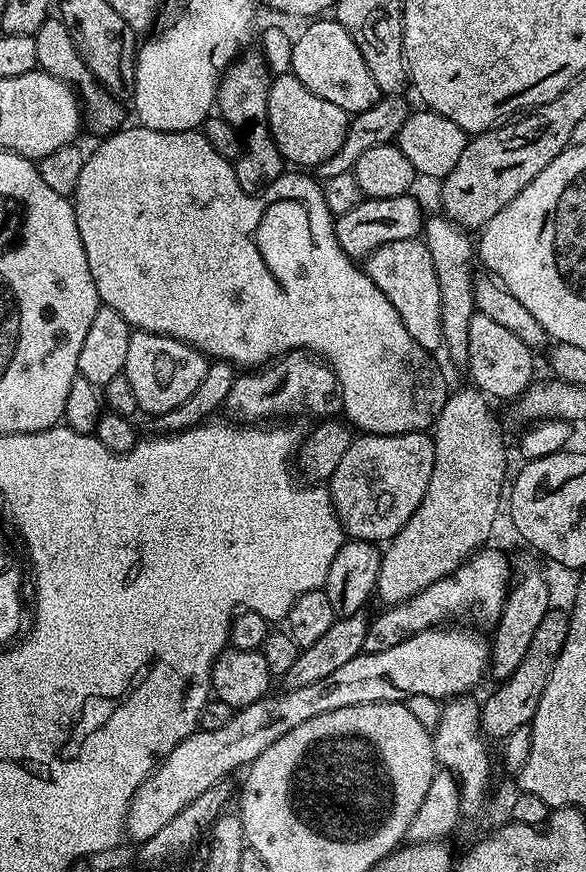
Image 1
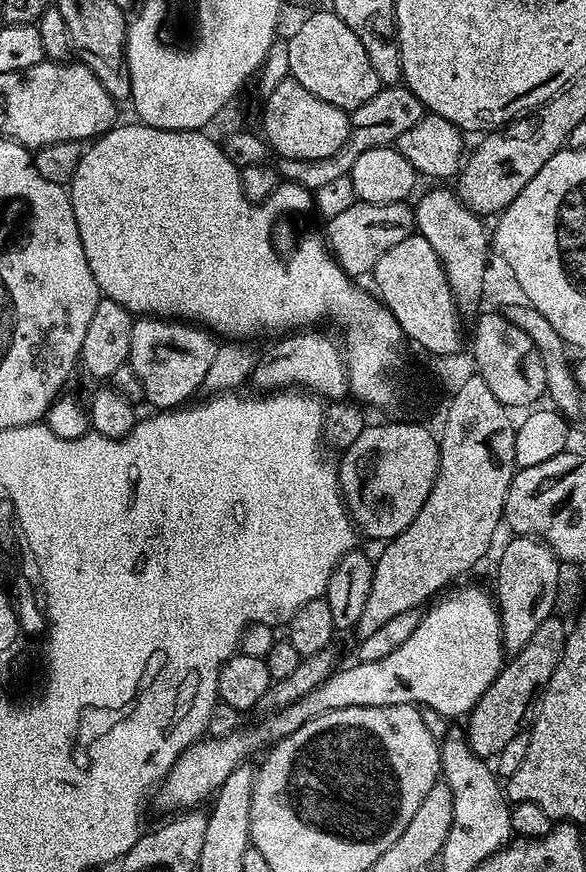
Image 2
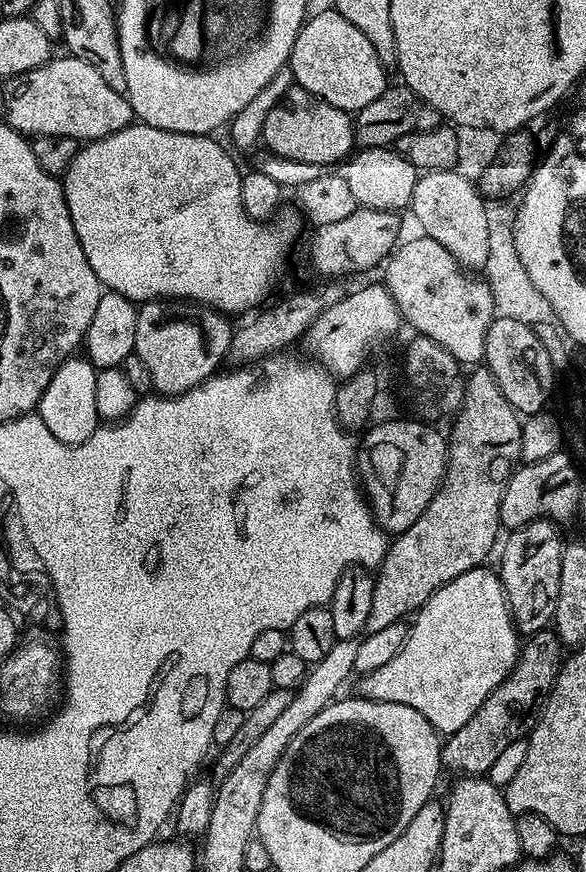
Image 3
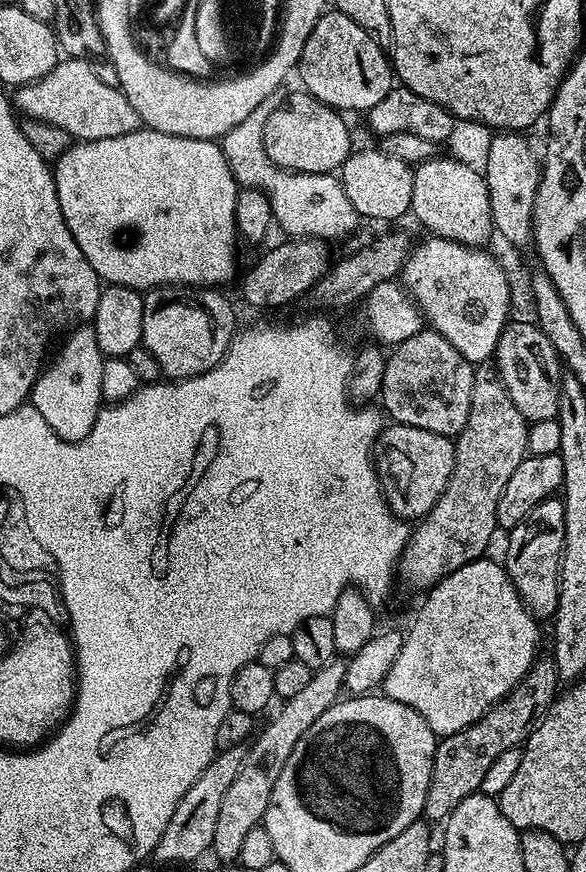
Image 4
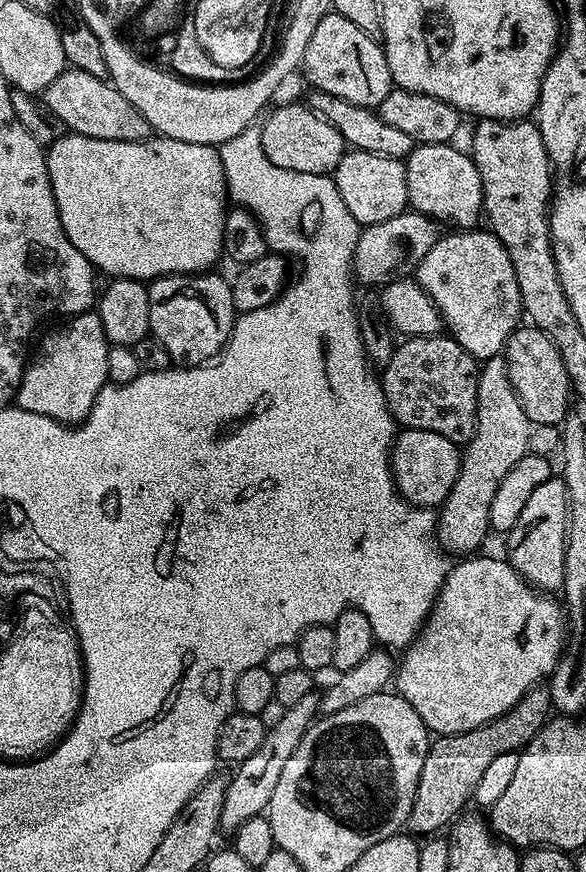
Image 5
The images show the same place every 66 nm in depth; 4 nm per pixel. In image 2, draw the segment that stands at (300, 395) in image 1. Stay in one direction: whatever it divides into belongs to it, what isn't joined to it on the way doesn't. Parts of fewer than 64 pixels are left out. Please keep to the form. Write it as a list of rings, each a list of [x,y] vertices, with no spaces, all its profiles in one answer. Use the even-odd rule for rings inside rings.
[[[296,330],[283,338],[277,339],[280,341],[265,356],[263,354],[262,359],[257,363],[250,377],[251,383],[261,384],[264,387],[261,389],[268,394],[277,390],[288,390],[293,386],[299,386],[301,389],[307,390],[328,402],[345,399],[349,395],[348,365],[345,353],[337,341],[335,344],[330,337],[323,336],[322,333],[316,331],[320,330]]]

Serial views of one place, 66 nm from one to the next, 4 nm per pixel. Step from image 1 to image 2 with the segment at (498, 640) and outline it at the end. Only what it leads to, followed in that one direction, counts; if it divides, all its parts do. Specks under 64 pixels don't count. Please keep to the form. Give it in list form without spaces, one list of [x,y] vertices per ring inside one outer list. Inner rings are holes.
[[[535,536],[511,537],[512,541],[500,552],[500,561],[496,564],[496,588],[494,587],[494,599],[497,608],[500,609],[500,629],[502,630],[502,642],[504,651],[509,657],[518,654],[530,637],[538,631],[538,626],[546,622],[557,611],[556,599],[560,596],[560,567],[561,561],[552,553],[552,548],[543,540]]]

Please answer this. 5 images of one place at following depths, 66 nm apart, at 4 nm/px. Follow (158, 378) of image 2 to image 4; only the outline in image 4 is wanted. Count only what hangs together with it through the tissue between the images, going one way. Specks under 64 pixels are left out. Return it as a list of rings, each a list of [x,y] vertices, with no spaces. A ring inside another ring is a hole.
[[[165,286],[143,293],[142,347],[150,350],[154,358],[158,358],[161,373],[169,381],[201,376],[206,370],[218,366],[218,362],[228,353],[228,348],[232,345],[232,338],[238,331],[238,323],[236,324],[236,312],[232,309],[231,302],[220,292],[223,291],[216,286],[207,288]]]

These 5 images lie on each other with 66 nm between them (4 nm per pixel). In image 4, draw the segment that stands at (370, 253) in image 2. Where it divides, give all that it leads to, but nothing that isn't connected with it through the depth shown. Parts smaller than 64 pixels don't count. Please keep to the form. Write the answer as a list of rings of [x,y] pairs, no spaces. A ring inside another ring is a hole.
[[[288,238],[285,244],[269,250],[256,260],[256,265],[244,276],[240,292],[252,308],[280,308],[292,304],[300,295],[311,293],[312,288],[330,268],[329,245],[315,238]]]

